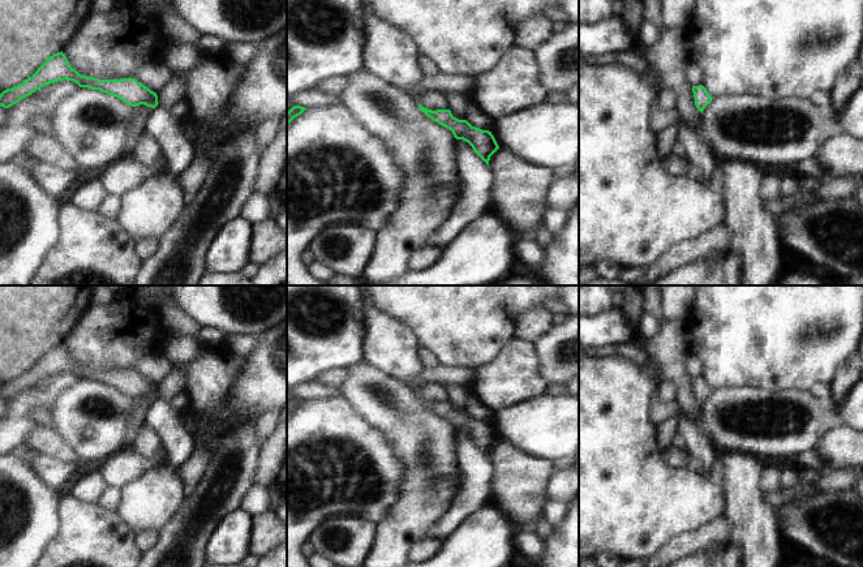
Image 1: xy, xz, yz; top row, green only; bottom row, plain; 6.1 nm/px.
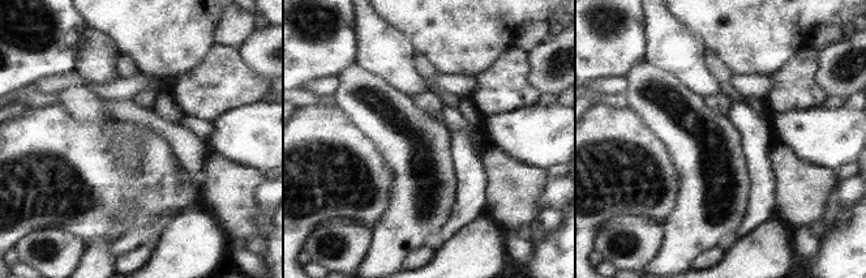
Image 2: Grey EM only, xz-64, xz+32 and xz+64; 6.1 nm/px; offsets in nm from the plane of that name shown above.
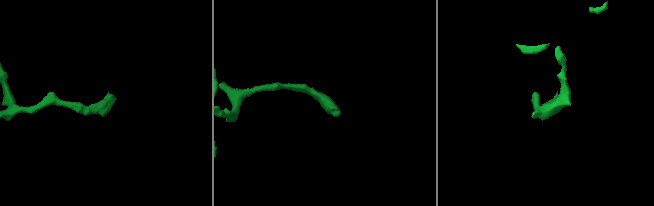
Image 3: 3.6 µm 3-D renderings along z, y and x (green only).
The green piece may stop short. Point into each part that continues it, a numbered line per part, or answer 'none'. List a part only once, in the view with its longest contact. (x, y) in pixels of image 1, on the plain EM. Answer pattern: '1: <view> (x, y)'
none

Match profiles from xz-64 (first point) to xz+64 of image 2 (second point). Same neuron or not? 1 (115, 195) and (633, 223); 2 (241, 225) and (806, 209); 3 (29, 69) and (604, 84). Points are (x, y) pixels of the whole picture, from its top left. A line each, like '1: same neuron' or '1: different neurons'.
1: different neurons
2: same neuron
3: different neurons

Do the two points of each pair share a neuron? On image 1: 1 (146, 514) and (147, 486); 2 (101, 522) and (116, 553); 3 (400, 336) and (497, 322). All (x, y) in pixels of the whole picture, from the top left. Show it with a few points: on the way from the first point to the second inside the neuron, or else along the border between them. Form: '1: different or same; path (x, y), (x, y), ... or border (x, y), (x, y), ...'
1: same; path (146, 507), (147, 493)
2: same; path (101, 529), (101, 537), (108, 545)
3: different; border (389, 316), (406, 325), (420, 346)

